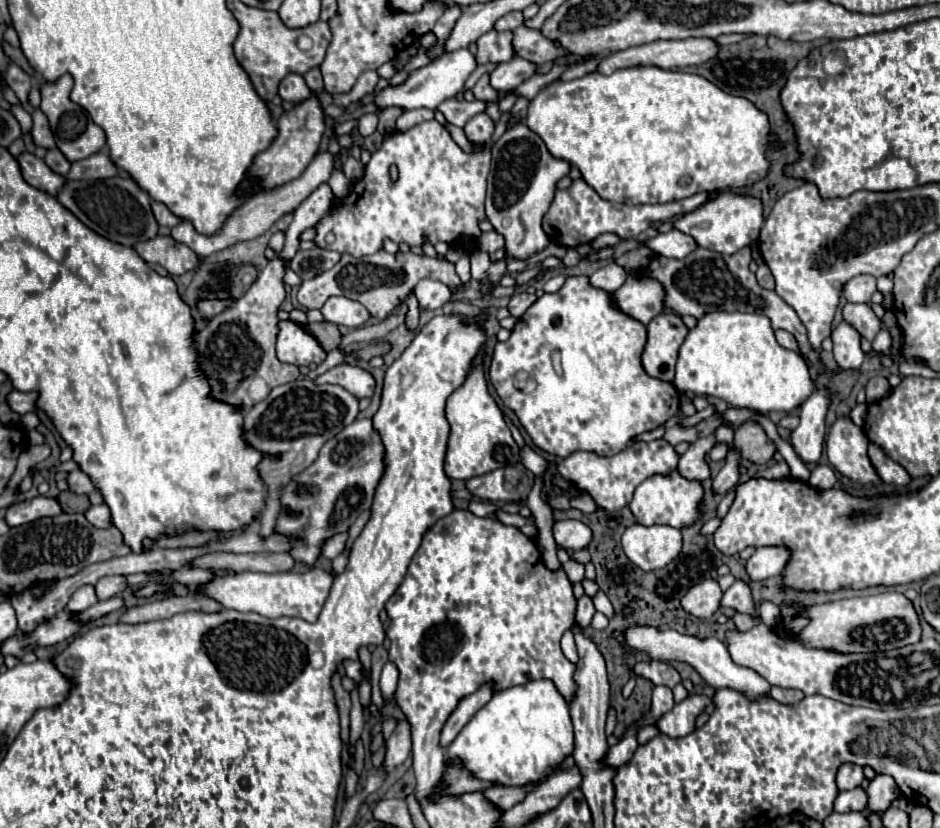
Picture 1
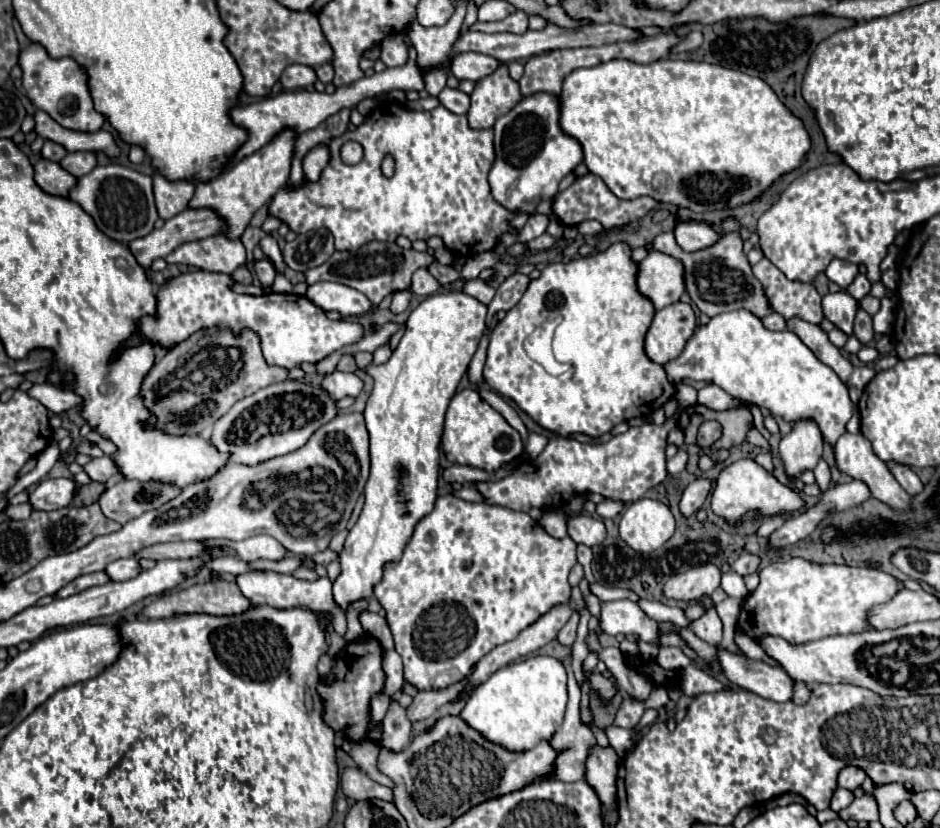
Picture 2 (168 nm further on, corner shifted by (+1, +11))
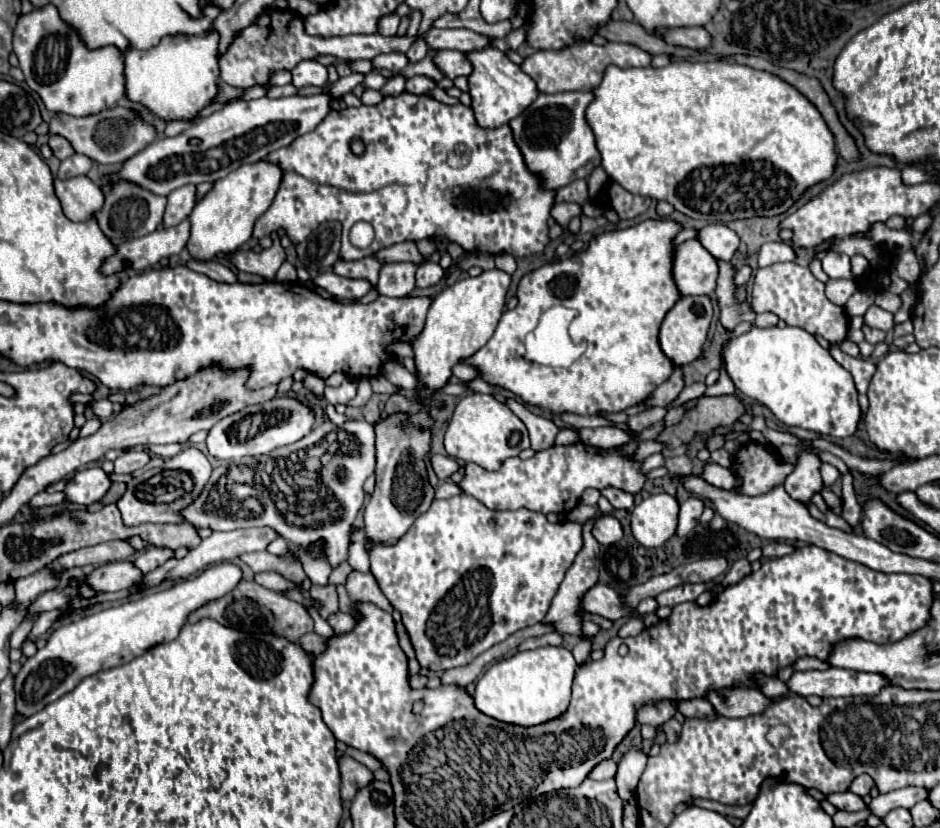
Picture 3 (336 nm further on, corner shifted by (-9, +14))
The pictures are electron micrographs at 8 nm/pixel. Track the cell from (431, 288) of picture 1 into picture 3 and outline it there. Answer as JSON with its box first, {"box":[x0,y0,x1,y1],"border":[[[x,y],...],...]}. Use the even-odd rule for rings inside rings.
{"box":[415,262,443,288],"border":[[[425,262],[419,266],[417,274],[415,274],[415,286],[417,288],[429,288],[433,284],[437,284],[443,276],[443,268],[435,262]]]}

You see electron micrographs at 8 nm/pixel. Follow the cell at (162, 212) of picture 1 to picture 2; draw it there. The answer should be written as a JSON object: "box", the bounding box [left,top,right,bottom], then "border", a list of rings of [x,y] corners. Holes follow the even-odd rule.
{"box":[153,173,195,219],"border":[[[159,173],[153,175],[153,193],[161,219],[171,219],[185,209],[189,209],[189,201],[193,199],[195,185],[193,183],[171,183],[163,179]]]}

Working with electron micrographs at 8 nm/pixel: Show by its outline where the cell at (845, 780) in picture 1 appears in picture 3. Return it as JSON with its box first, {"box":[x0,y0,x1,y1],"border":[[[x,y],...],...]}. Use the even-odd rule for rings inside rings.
{"box":[849,774,873,796],"border":[[[867,774],[857,776],[857,778],[853,780],[853,784],[849,786],[849,790],[851,790],[853,794],[857,794],[857,796],[867,796],[867,794],[871,792],[871,788],[873,788],[873,778],[867,776]]]}

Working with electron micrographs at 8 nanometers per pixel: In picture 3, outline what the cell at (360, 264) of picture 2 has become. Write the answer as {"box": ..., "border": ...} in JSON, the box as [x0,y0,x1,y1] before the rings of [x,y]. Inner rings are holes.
{"box":[333,258,381,284],"border":[[[361,258],[361,260],[353,260],[353,262],[345,262],[345,260],[337,260],[337,264],[333,266],[333,272],[345,278],[365,278],[371,284],[377,284],[377,272],[381,270],[381,264],[373,258]]]}

